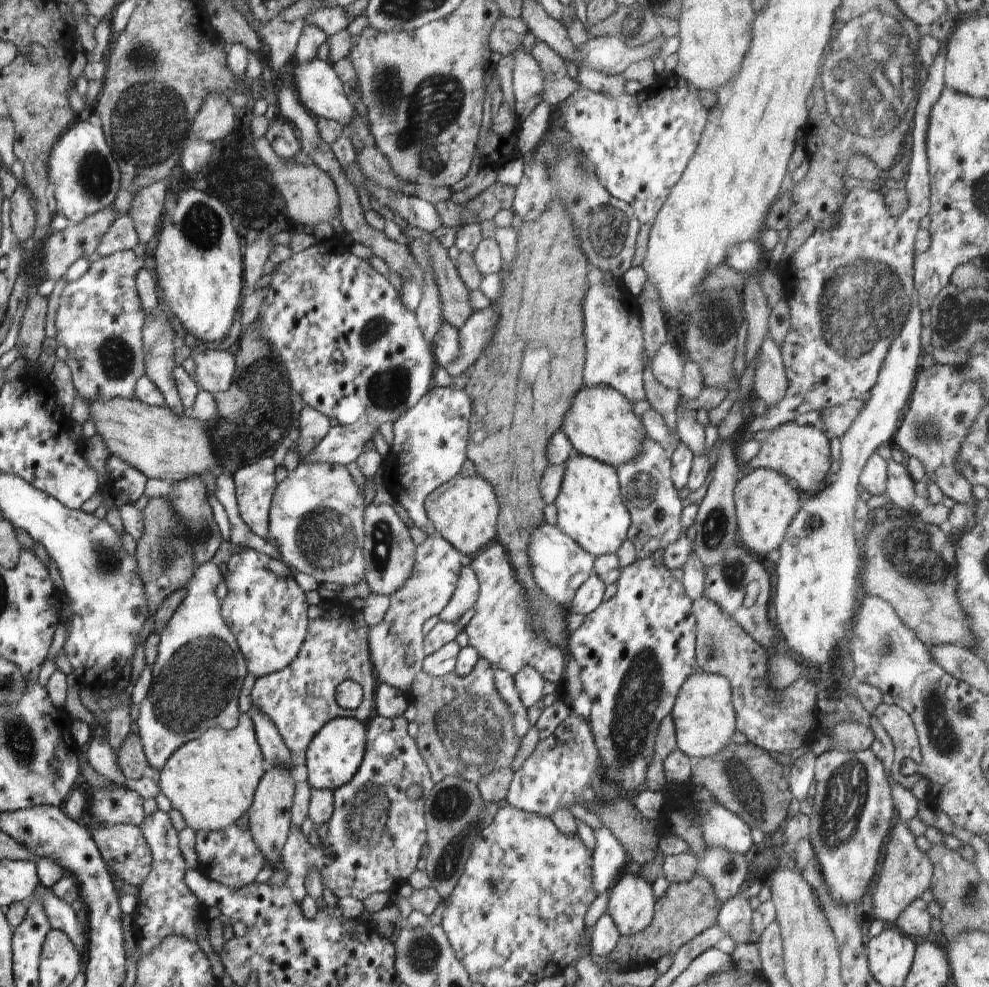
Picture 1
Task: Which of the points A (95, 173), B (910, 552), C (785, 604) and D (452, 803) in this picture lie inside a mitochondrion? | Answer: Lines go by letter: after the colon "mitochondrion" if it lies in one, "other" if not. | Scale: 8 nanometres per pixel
A: mitochondrion
B: mitochondrion
C: other
D: mitochondrion

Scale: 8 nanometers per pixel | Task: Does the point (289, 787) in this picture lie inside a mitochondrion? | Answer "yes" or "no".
no

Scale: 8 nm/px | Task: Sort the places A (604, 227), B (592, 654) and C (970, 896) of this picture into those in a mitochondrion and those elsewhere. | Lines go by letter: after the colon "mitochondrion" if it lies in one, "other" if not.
A: mitochondrion
B: other
C: mitochondrion

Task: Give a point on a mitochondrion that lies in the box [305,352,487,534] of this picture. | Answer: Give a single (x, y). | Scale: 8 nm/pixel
(388, 390)

